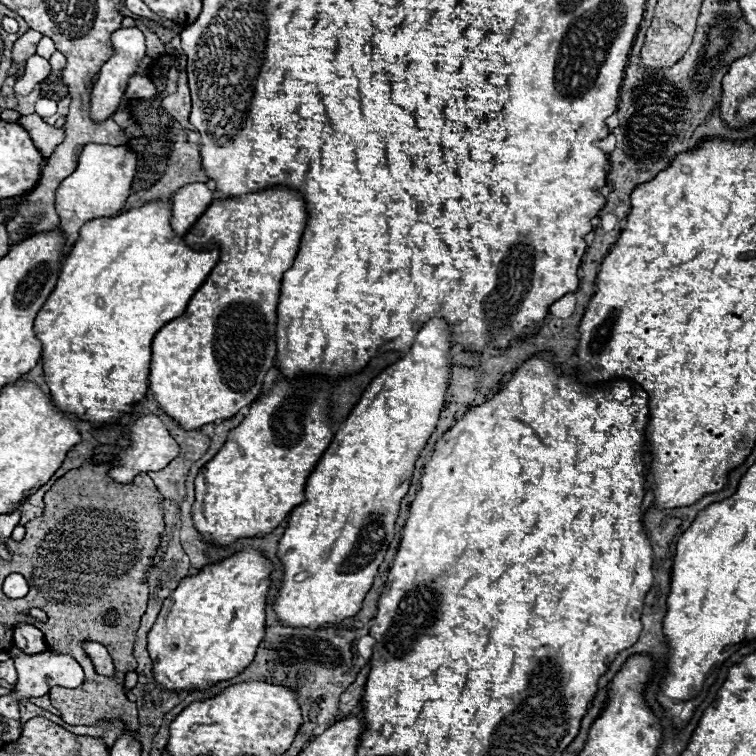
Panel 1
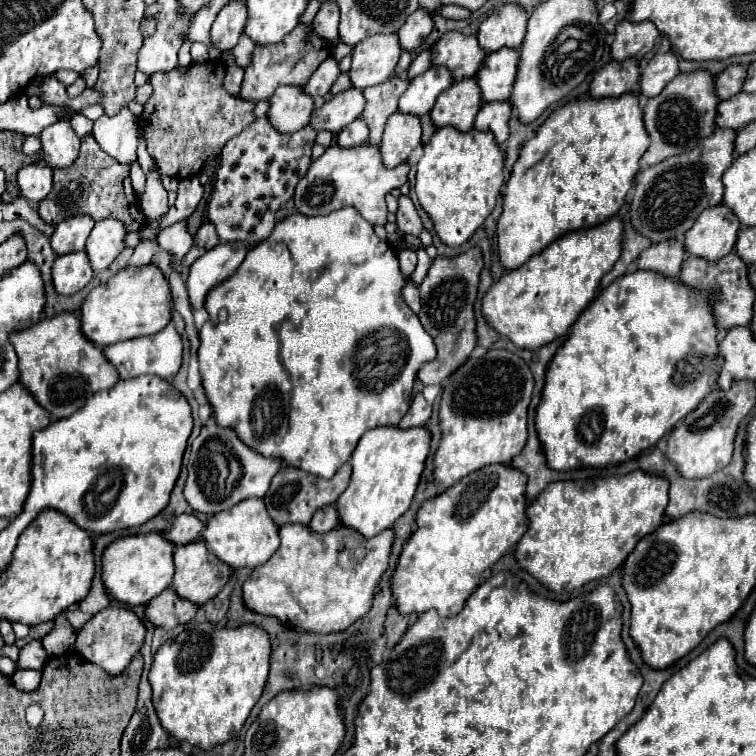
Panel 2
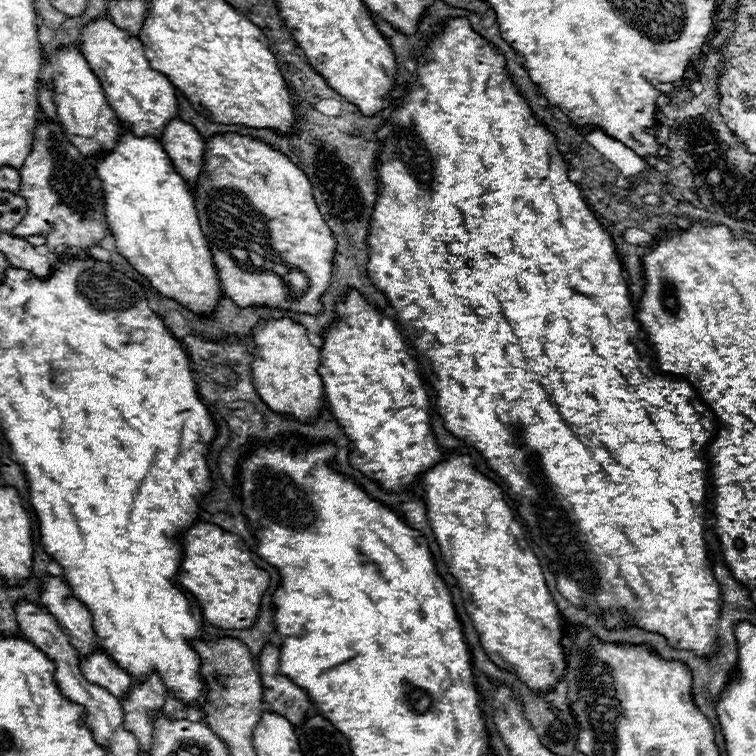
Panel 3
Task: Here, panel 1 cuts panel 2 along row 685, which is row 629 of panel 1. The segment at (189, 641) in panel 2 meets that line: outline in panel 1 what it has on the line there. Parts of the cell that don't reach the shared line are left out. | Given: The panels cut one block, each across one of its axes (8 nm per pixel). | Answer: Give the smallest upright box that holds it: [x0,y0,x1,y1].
[148,546,274,690]

